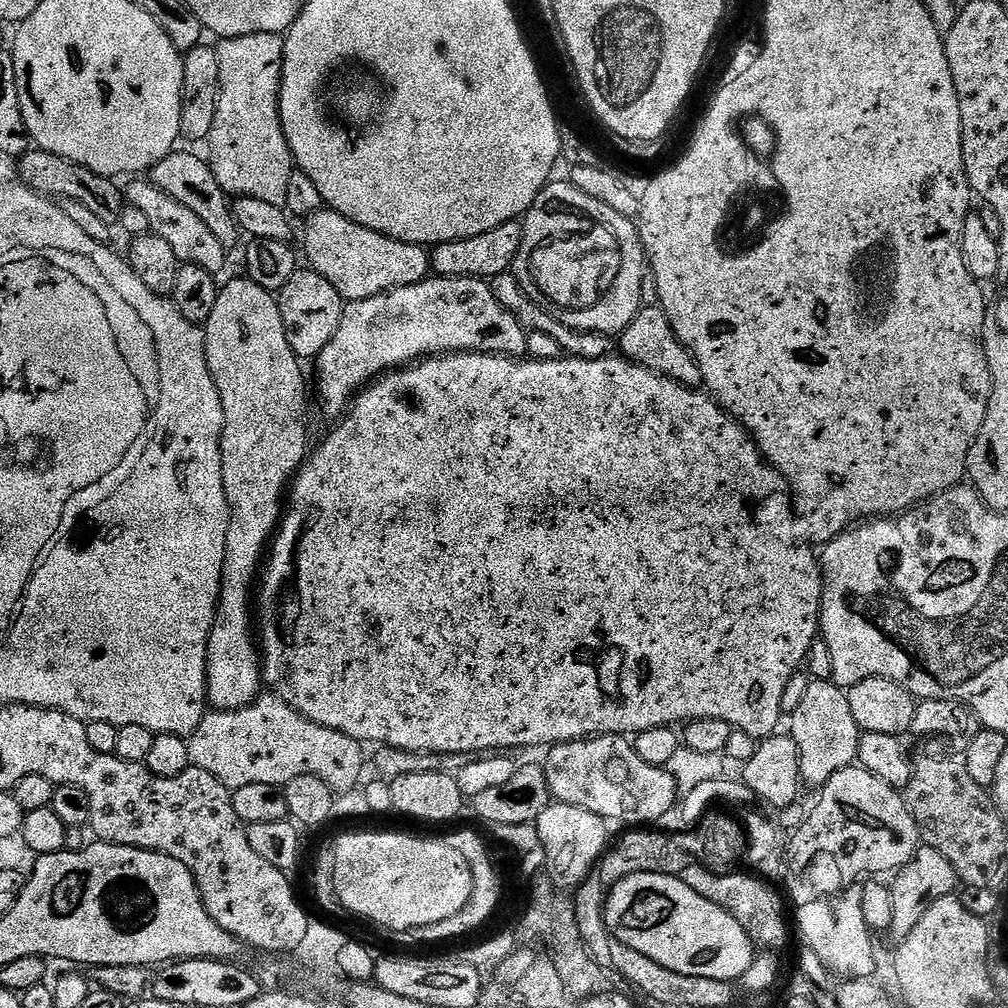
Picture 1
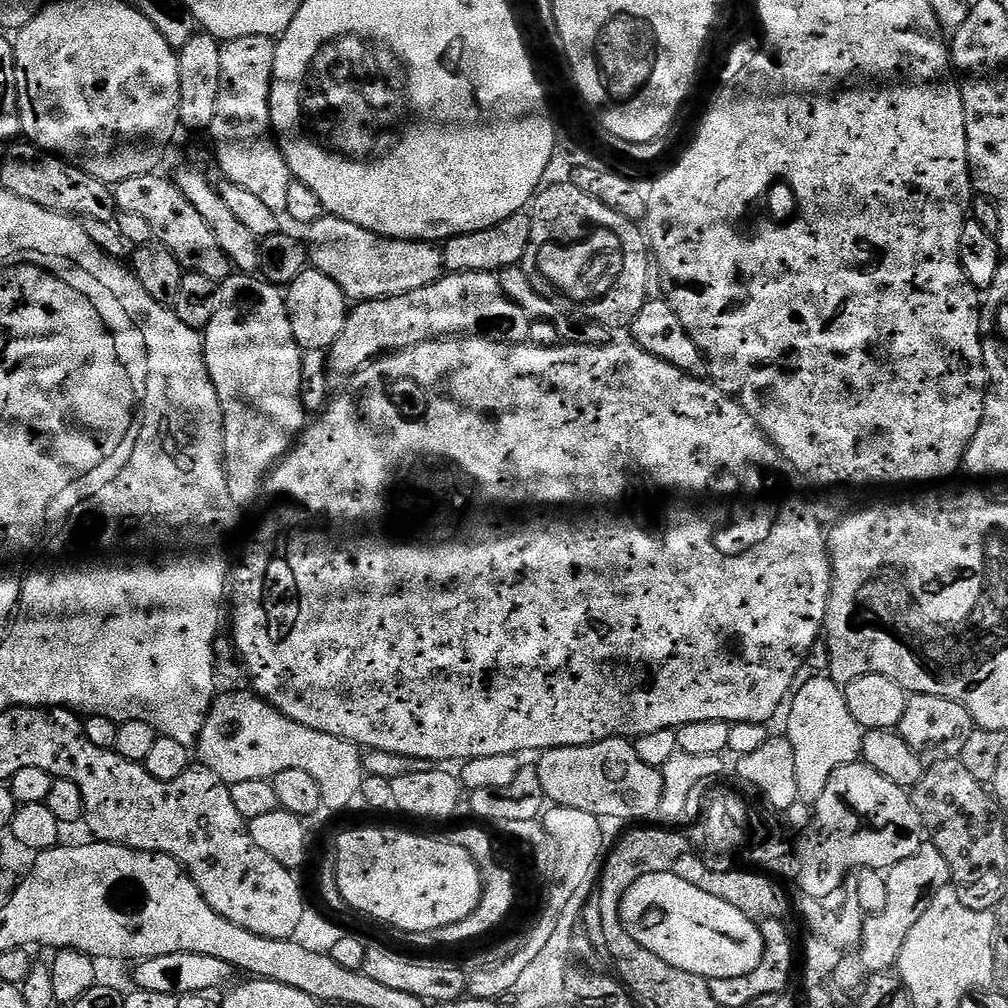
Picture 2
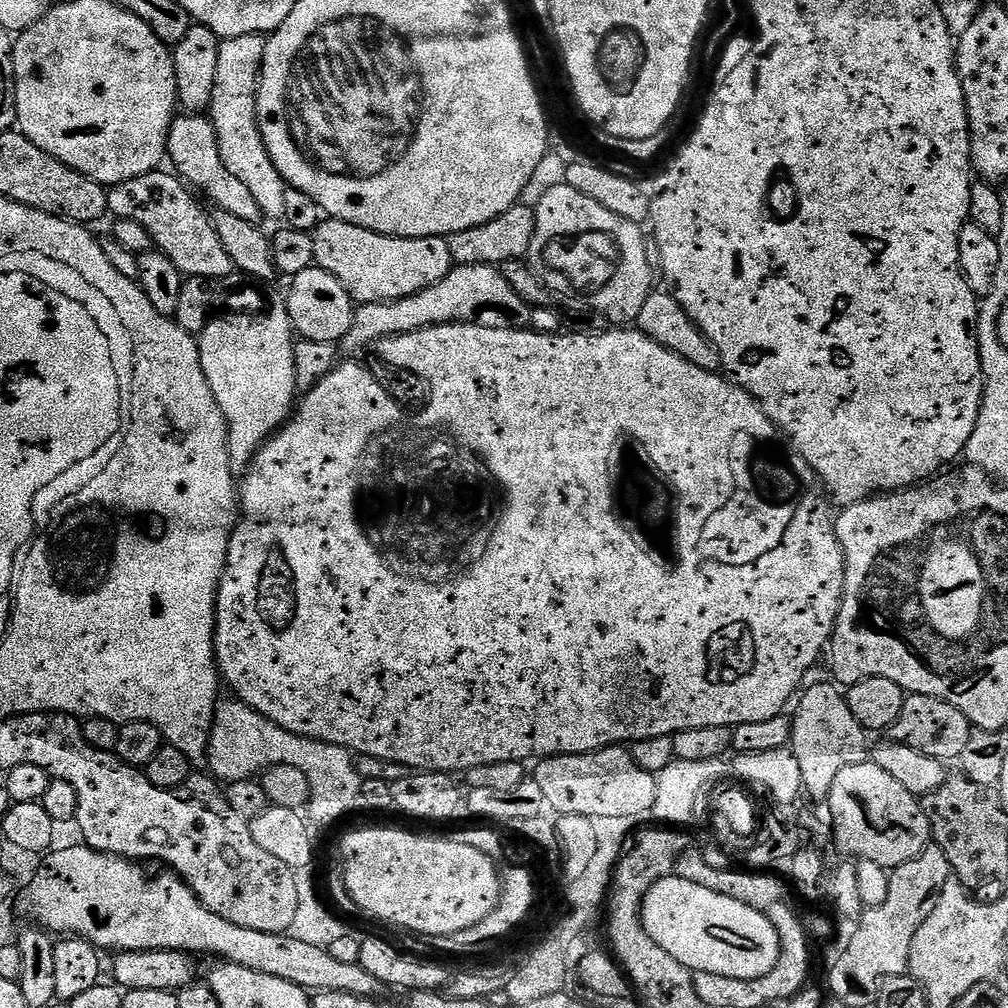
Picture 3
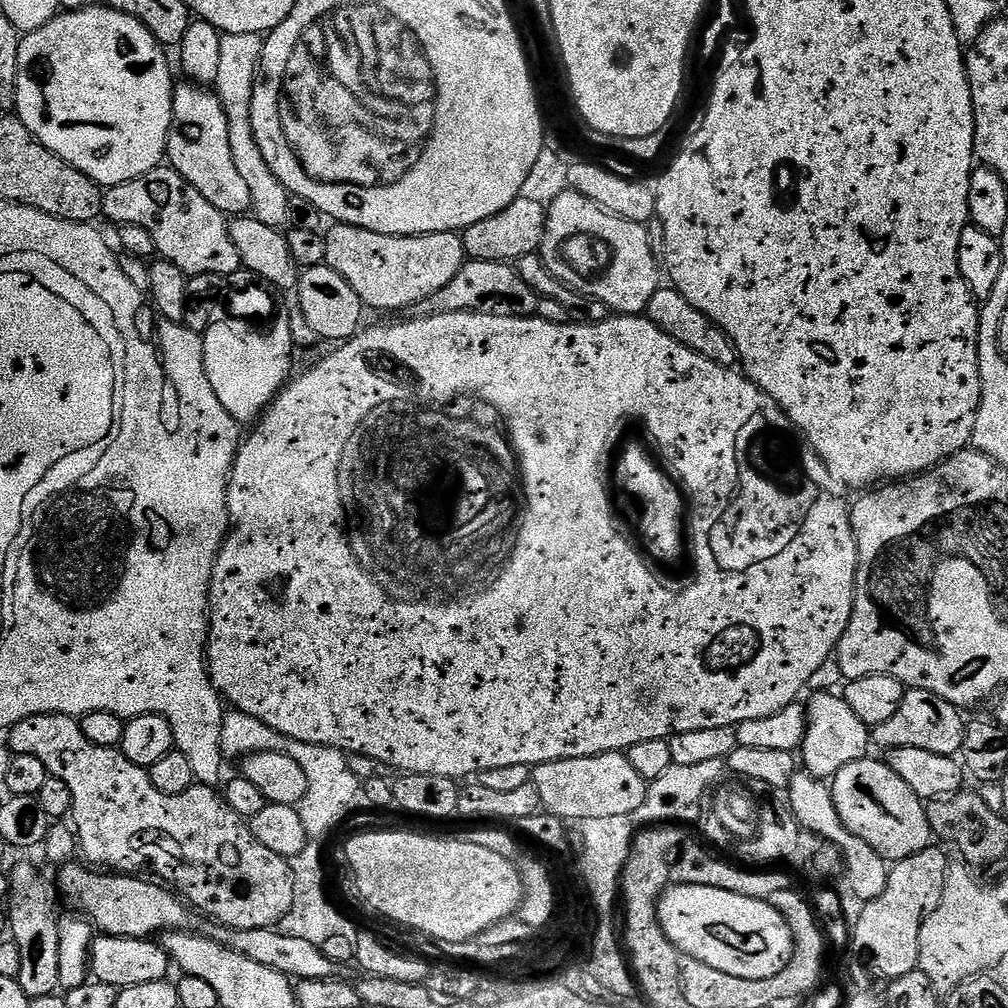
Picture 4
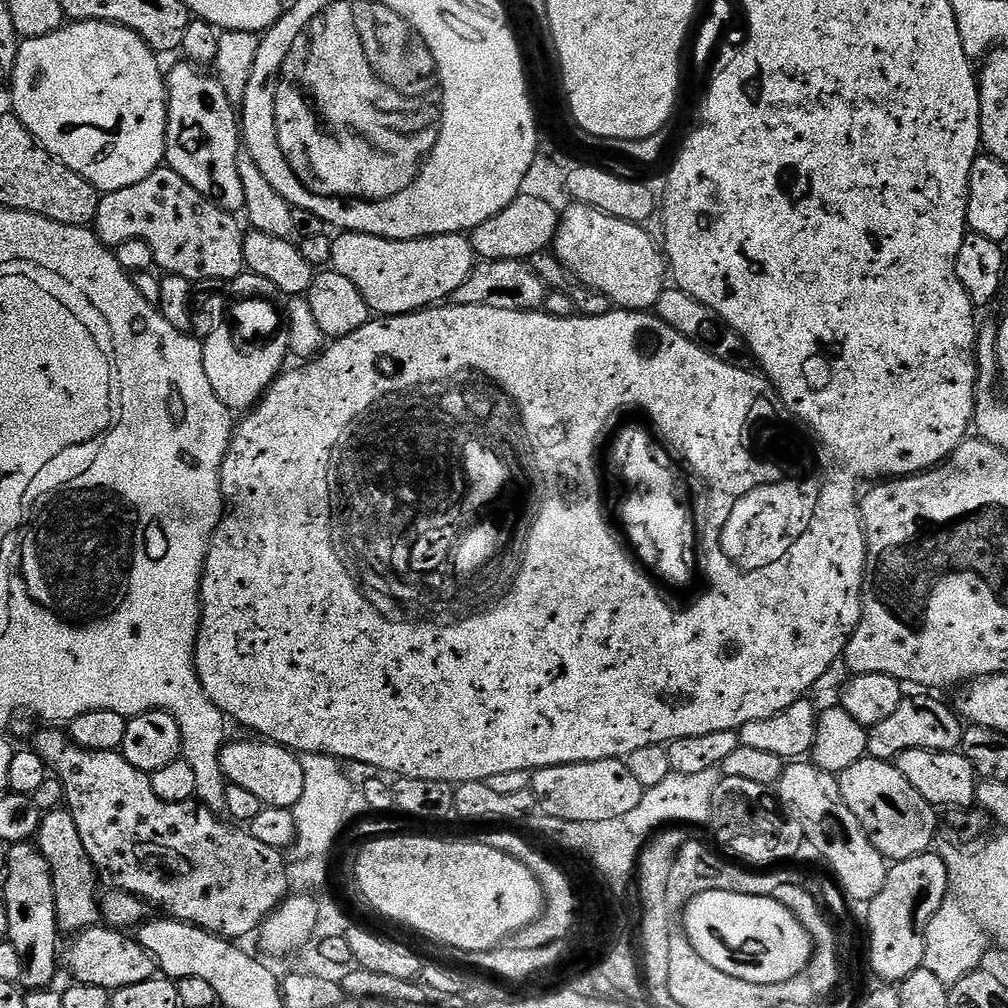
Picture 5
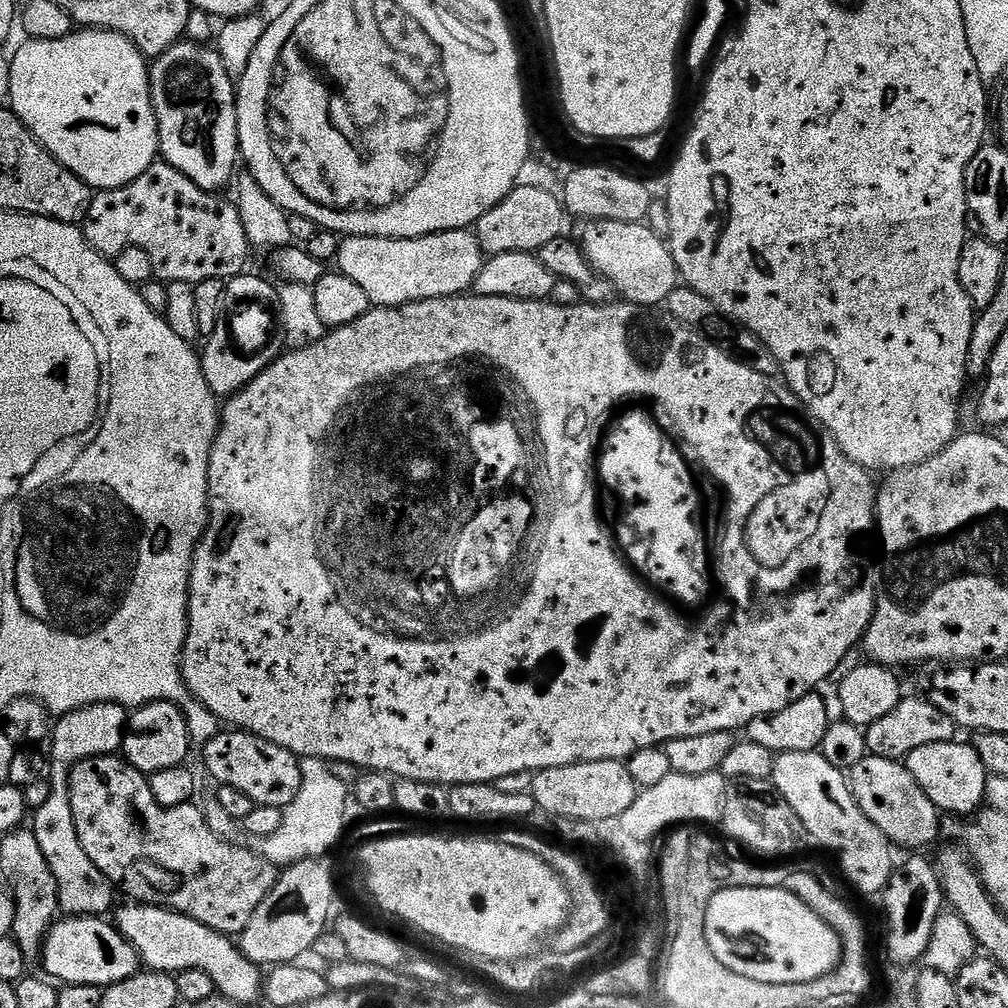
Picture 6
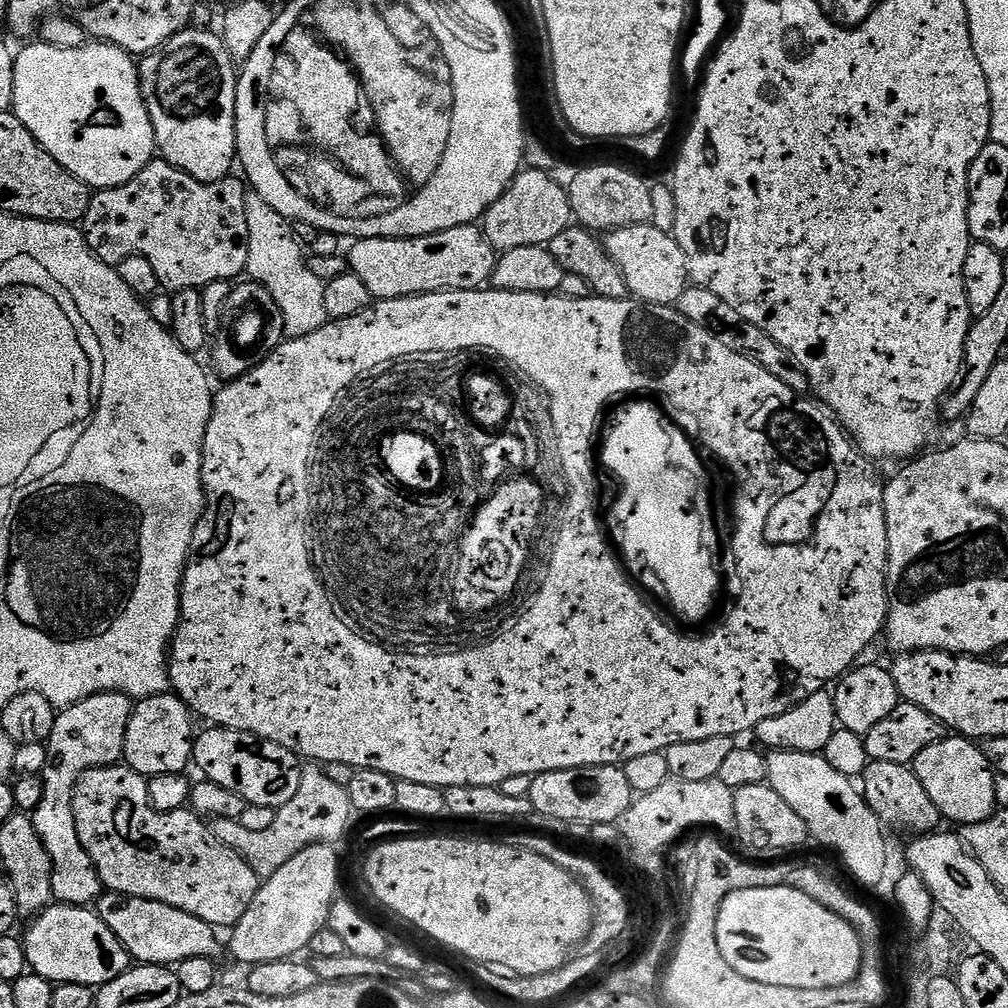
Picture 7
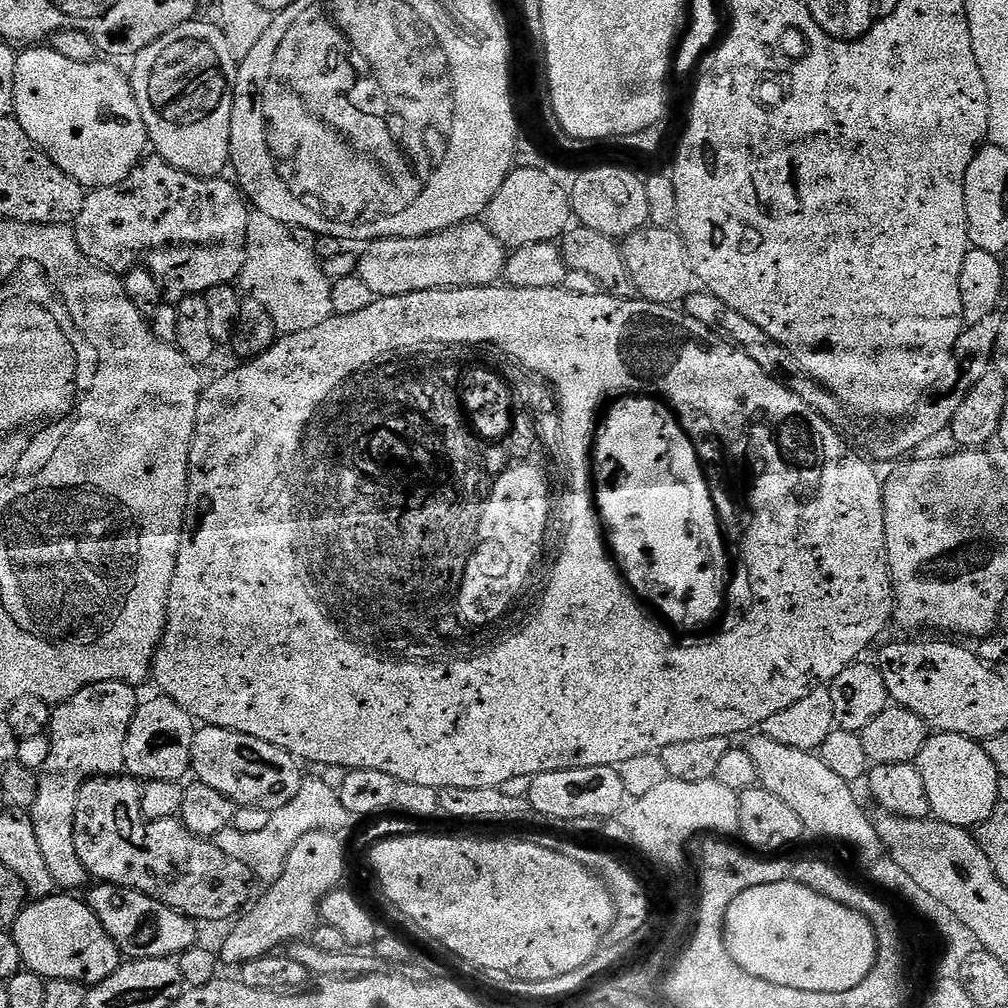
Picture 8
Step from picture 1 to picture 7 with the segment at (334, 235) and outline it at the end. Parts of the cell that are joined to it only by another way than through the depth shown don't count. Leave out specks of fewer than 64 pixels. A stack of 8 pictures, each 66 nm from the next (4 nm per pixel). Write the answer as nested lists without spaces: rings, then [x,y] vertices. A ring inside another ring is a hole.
[[[463,224],[408,240],[370,238],[357,239],[353,244],[356,245],[346,252],[348,267],[353,276],[362,278],[373,301],[421,296],[427,292],[475,292],[491,281],[498,255],[476,224]]]

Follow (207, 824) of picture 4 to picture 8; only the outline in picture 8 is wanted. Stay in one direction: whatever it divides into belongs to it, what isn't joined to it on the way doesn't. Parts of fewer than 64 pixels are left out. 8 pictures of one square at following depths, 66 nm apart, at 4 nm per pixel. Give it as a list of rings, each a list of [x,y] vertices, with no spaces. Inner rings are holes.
[[[127,774],[96,776],[82,786],[74,810],[74,846],[78,849],[89,877],[146,894],[151,900],[162,902],[197,922],[231,921],[239,917],[245,911],[248,895],[254,885],[252,871],[242,862],[218,850],[211,839],[195,836],[179,819],[145,820],[140,790],[141,785]]]

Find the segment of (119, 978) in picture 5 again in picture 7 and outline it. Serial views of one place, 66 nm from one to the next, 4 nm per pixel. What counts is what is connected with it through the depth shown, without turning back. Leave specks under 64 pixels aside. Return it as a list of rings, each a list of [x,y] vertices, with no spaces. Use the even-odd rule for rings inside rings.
[[[53,903],[29,924],[32,925],[29,926],[28,933],[22,936],[28,968],[37,972],[42,978],[52,981],[53,985],[78,982],[79,984],[89,984],[95,990],[101,984],[114,982],[114,978],[118,978],[118,974],[122,974],[130,967],[130,957],[122,946],[122,942],[118,942],[118,938],[114,938],[114,930],[110,930],[110,926],[106,926],[106,922],[102,922],[102,918],[97,916],[91,907]]]

